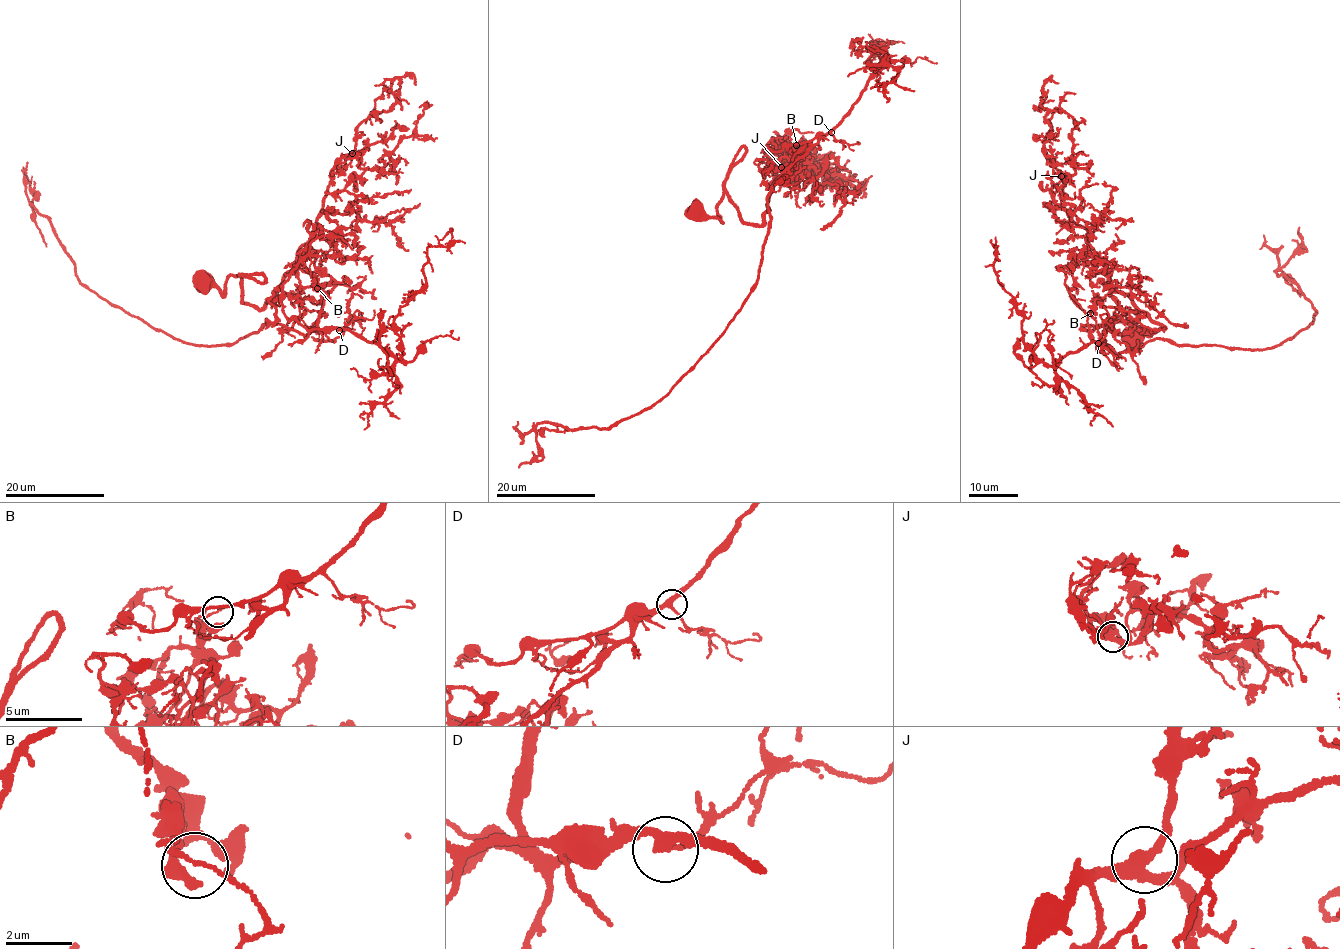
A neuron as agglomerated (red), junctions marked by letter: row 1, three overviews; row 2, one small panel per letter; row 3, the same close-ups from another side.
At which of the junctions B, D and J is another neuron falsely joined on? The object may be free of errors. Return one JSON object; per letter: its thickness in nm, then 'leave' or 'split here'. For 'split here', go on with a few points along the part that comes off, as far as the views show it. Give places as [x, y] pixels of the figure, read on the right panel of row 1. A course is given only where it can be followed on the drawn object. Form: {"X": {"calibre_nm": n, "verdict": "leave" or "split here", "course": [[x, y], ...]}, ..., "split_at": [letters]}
{"B": {"calibre_nm": 90, "verdict": "split here", "course": [[1090, 314], [1117, 355], [1155, 339], [1273, 347], [1316, 312], [1298, 284], [1276, 272], [1300, 247], [1299, 227]]}, "D": {"calibre_nm": 260, "verdict": "leave"}, "J": {"calibre_nm": 340, "verdict": "leave"}, "split_at": ["B"]}

